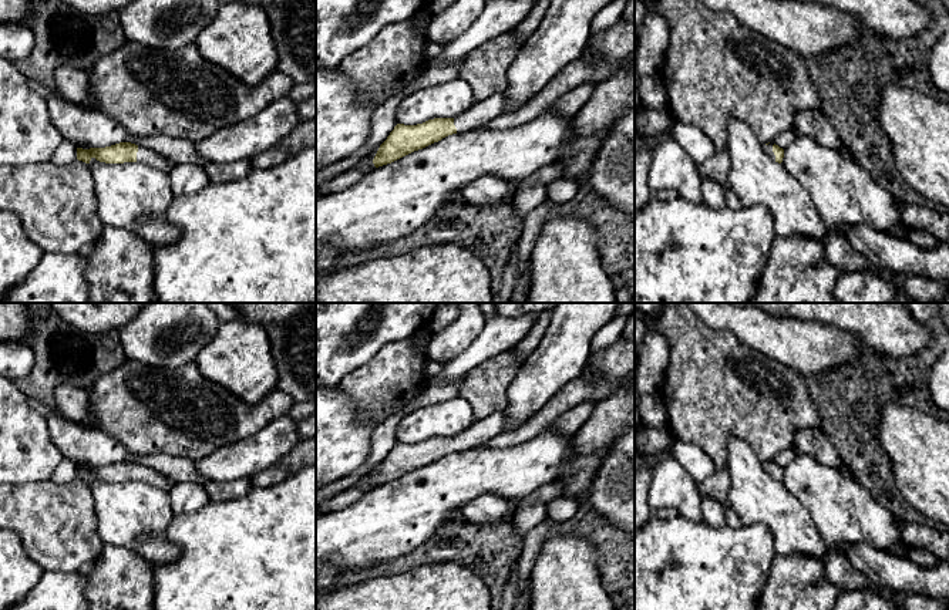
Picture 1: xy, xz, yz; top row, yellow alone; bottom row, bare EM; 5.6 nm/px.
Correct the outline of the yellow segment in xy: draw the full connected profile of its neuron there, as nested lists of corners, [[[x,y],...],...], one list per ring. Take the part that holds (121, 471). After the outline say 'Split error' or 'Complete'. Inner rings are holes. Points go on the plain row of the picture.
[[[120,461],[105,466],[77,466],[78,479],[90,482],[92,476],[105,482],[141,481],[164,491],[168,491],[174,483],[164,472],[131,461]]]. Split error

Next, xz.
[[[501,411],[475,421],[468,429],[455,437],[434,437],[417,444],[397,442],[380,464],[373,479],[351,485],[333,498],[319,503],[316,510],[319,513],[340,510],[360,501],[376,486],[391,482],[448,454],[481,448],[487,441],[502,432],[504,427],[505,415]]]. Split error

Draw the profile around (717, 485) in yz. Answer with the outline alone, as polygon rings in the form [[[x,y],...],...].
[[[716,469],[697,486],[700,498],[711,498],[720,503],[727,505],[727,495],[730,491],[730,473],[727,469]]]

